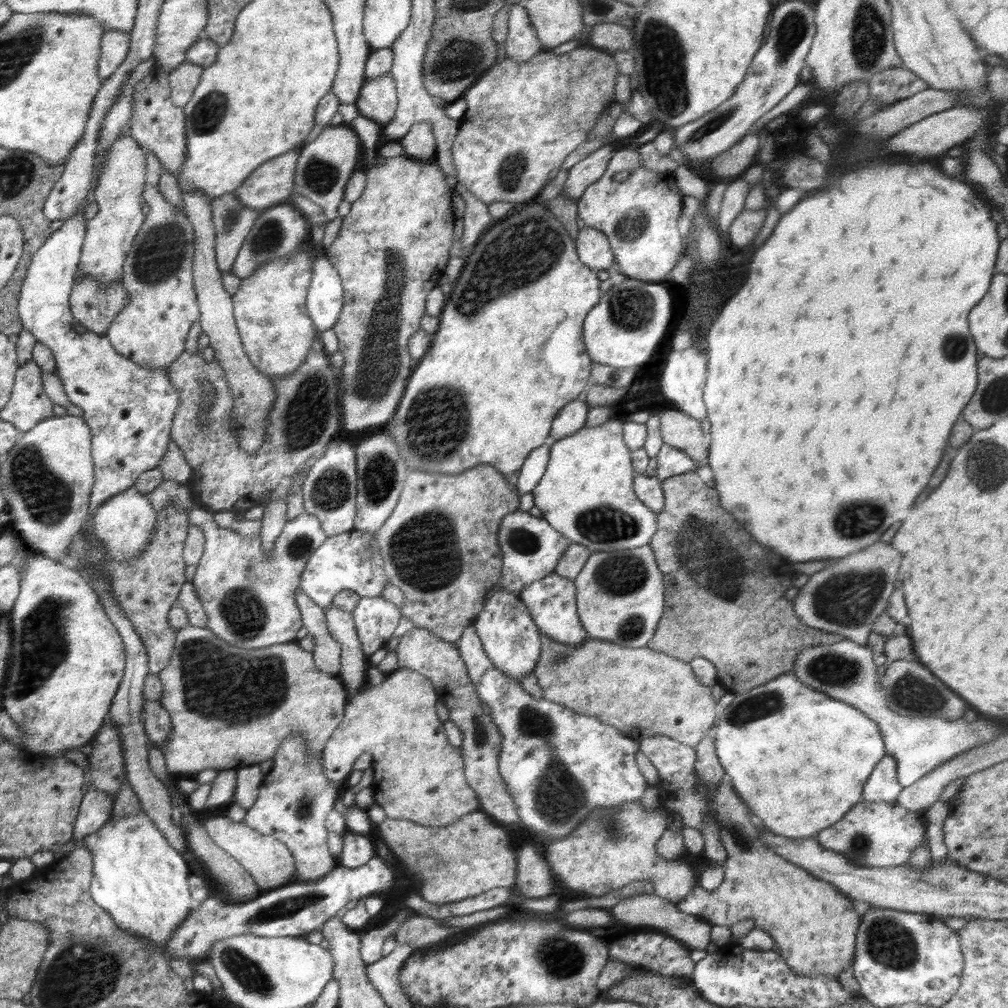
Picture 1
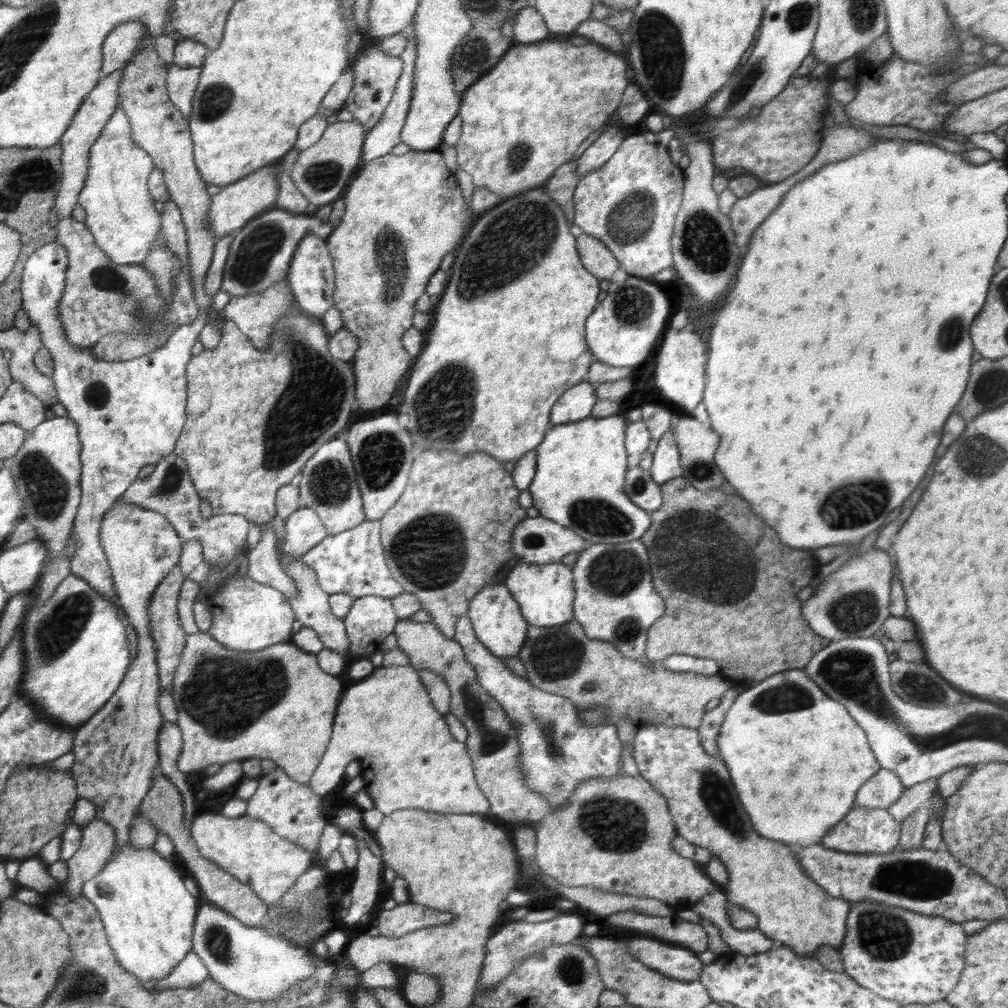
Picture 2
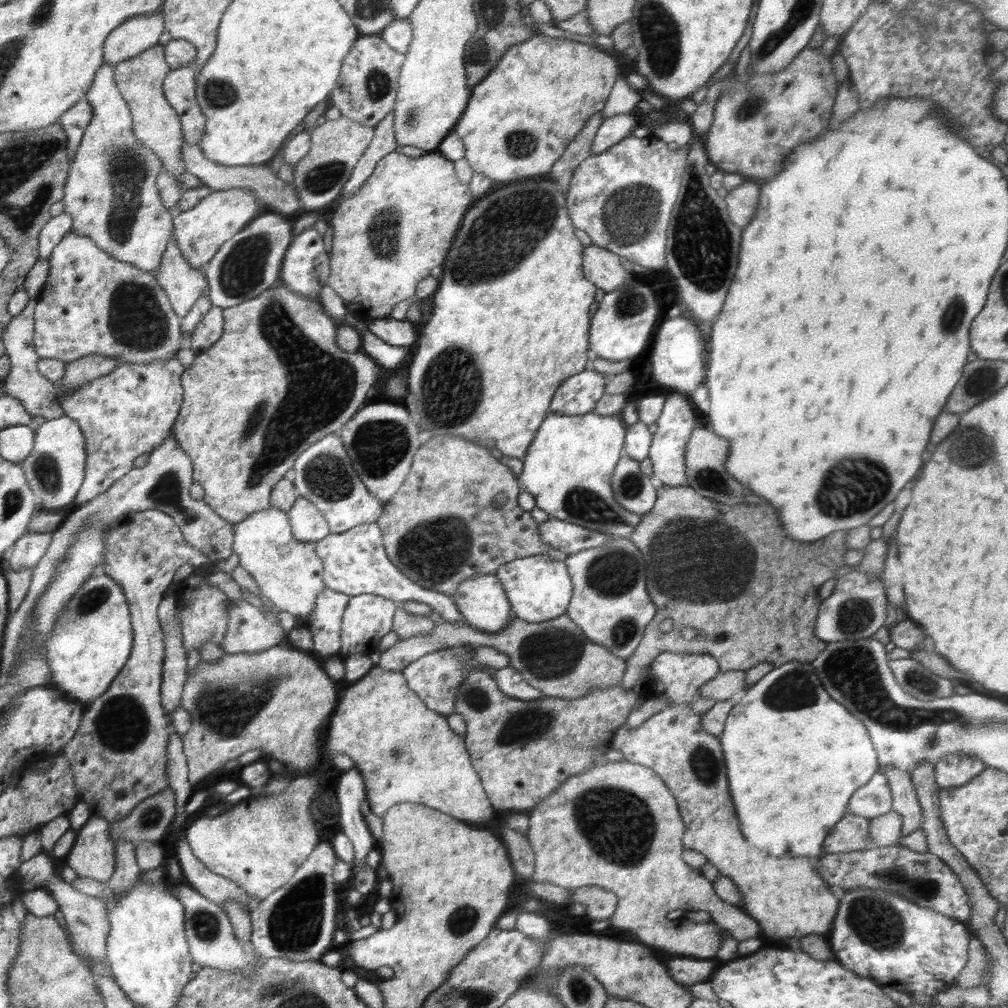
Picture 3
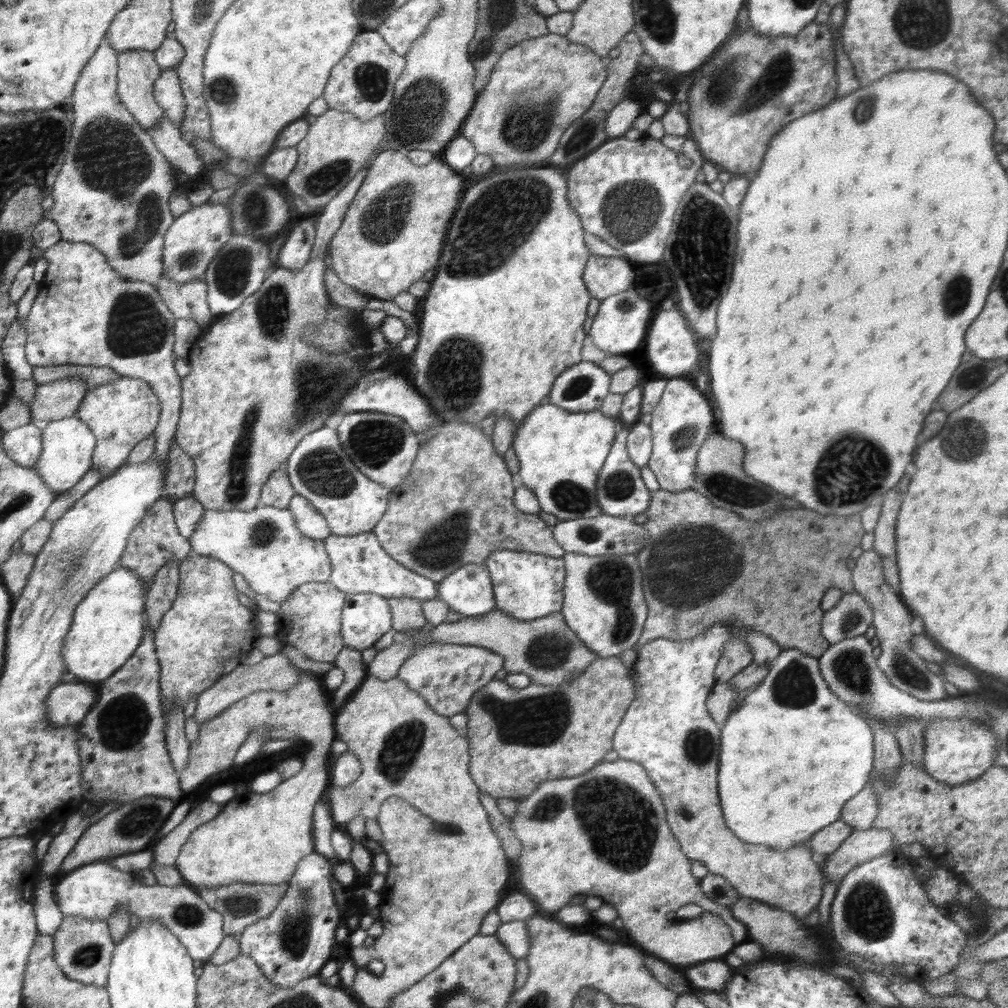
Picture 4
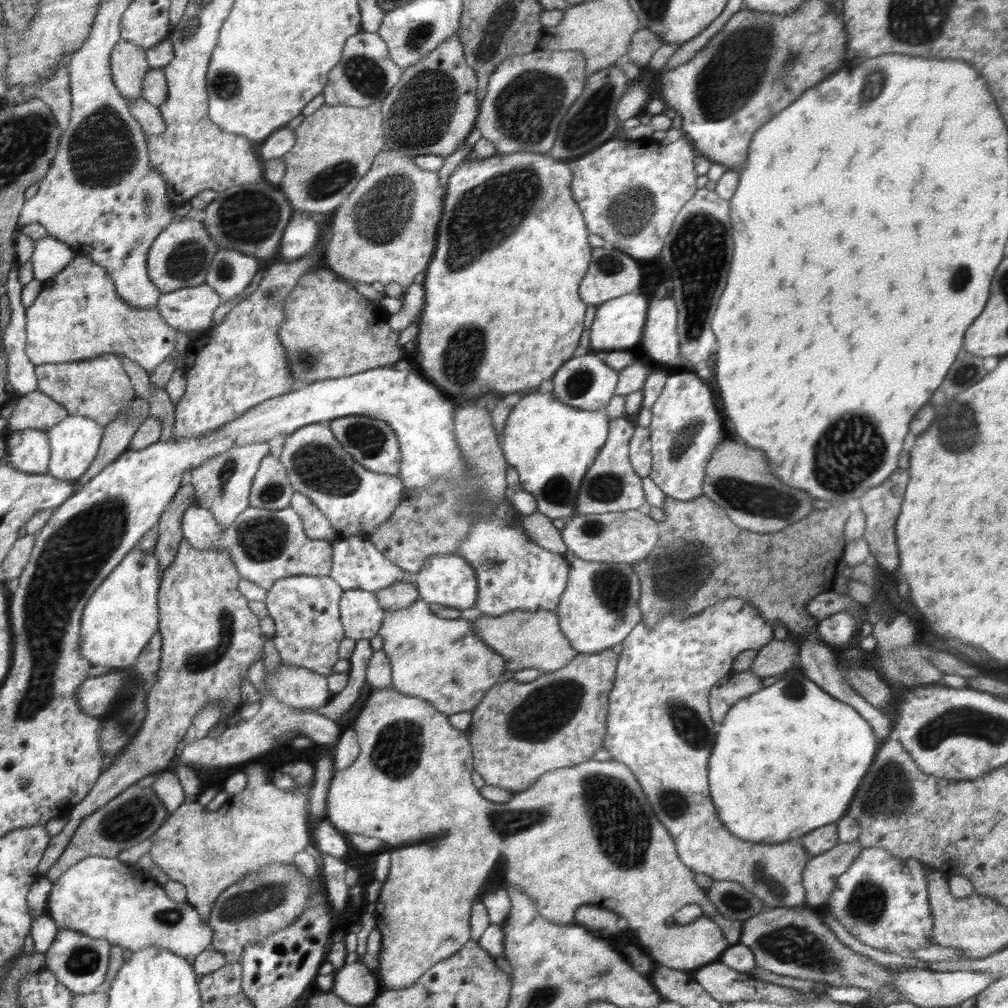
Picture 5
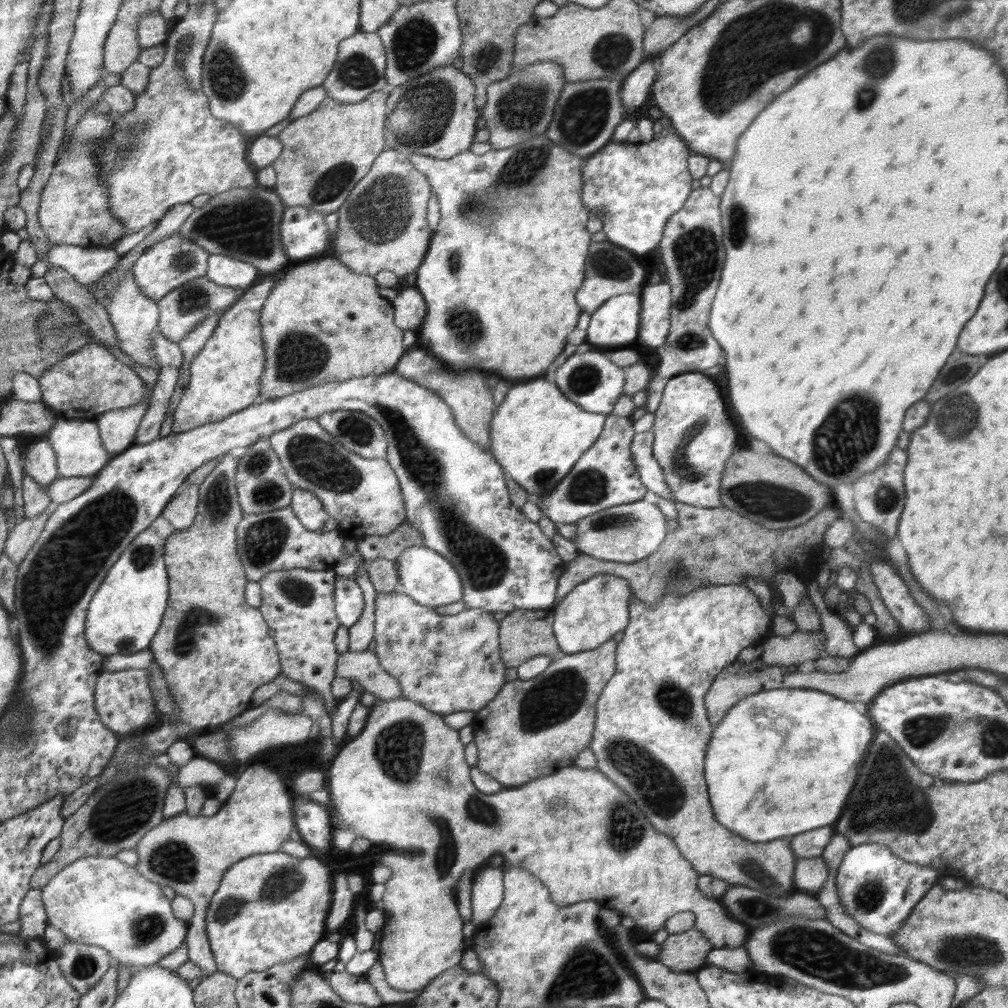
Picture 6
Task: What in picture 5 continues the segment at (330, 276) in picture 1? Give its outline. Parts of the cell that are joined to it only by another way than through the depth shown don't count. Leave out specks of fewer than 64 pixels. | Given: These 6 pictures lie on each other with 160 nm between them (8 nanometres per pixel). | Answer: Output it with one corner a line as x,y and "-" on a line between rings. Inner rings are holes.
310,211
293,212
281,238
279,260
290,262
304,257
317,245
320,235
320,228
310,217

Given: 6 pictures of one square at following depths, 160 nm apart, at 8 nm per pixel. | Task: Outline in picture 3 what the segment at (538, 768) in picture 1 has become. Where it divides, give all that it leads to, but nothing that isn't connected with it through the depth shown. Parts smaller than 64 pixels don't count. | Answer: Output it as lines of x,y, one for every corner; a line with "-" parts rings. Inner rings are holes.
377,522
364,523
340,534
330,533
322,541
316,542
316,553
324,564
324,581
328,588
351,597
359,594
377,594
392,602
402,603
410,599
424,602
432,607
433,612
442,615
444,620
451,623
464,623
465,618
457,609
453,597
436,590
425,589
394,567
386,554
-
510,666
498,669
493,679
497,682
498,688
508,697
523,701
537,701
546,697
541,690
530,686
530,683

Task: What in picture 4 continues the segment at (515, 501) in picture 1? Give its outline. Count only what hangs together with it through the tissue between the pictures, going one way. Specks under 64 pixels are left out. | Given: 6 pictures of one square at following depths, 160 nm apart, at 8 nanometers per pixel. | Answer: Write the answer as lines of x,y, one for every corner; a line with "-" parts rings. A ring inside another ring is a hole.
454,425
454,428
450,428
452,432
442,432
442,434
436,434
432,437
432,440
426,441
426,446
420,445
419,453
416,455
414,462
412,463
408,476
404,478
401,485
394,487
389,495
389,501
387,509
382,515
380,521
377,522
377,526
371,531
377,536
381,547
399,564
402,564
404,568
412,570
412,572
429,578
434,582
441,581
445,576
462,568
462,566
468,566
470,564
484,565
485,560
489,557
489,554
498,549
508,549
515,551
524,551
527,553
538,553
548,555
554,558
560,558
565,555
563,548
555,541
553,537
553,530
551,526
544,523
539,516
532,516
526,514
521,510
518,510
513,503
513,496
515,488
512,485
512,474
507,469
505,459
496,454
493,447
493,442
489,436
484,435
481,426
478,425

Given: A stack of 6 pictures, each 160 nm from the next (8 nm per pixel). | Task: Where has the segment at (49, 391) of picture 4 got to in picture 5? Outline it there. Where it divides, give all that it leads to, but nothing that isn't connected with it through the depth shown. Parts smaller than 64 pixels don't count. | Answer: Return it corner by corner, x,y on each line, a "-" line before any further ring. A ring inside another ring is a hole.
39,389
16,399
12,414
7,418
7,426
12,431
35,429
48,432
69,416
68,410

